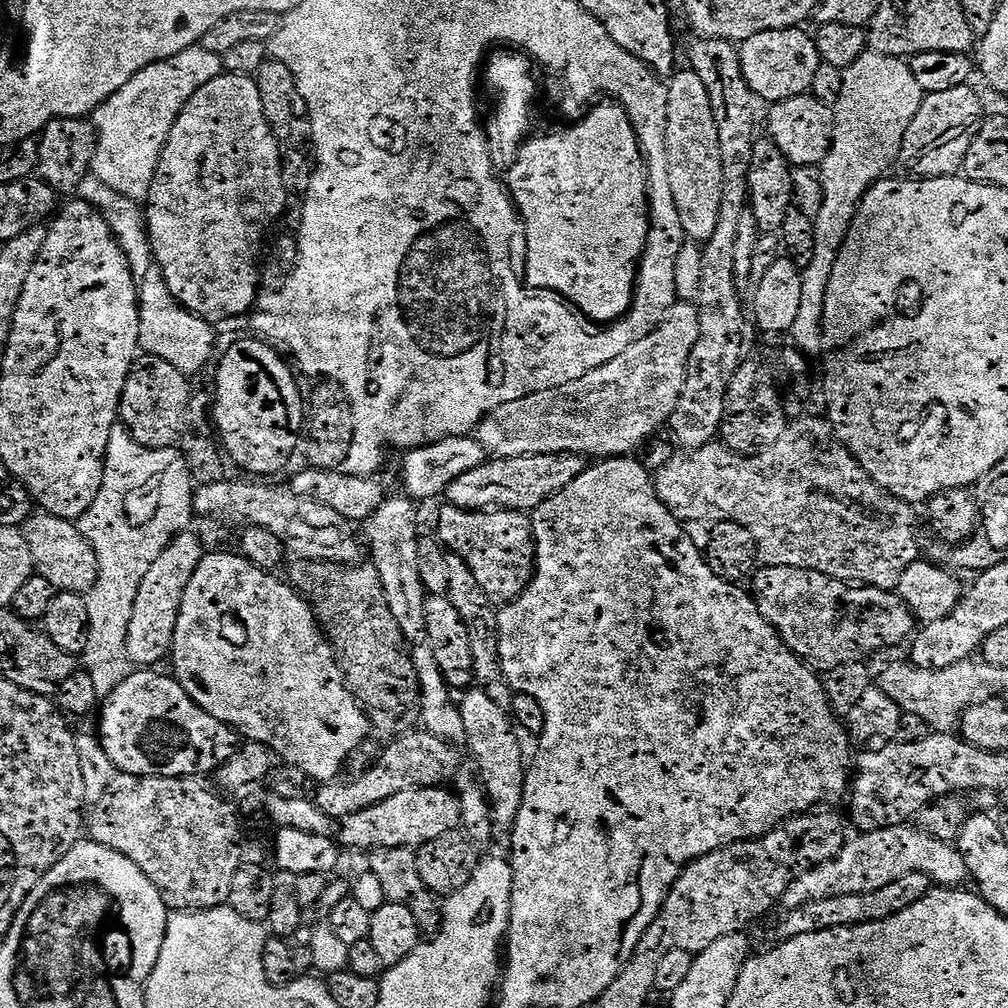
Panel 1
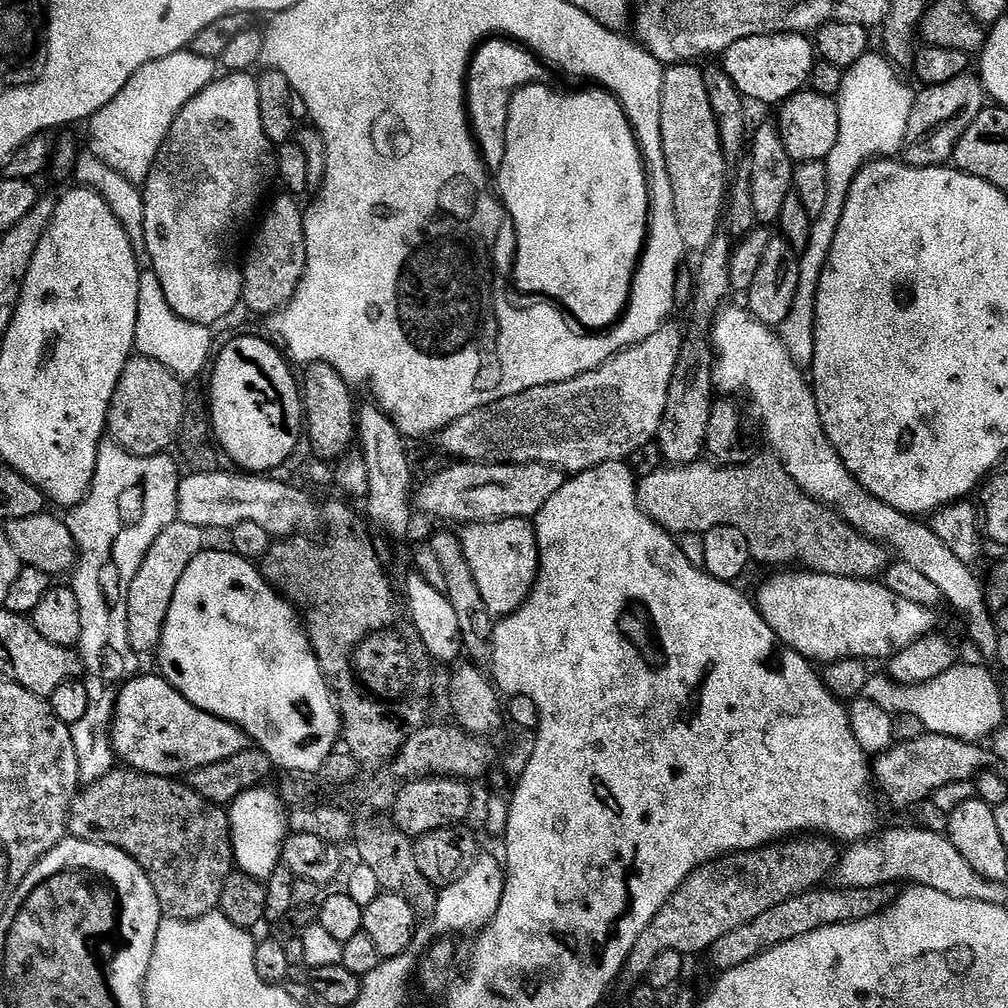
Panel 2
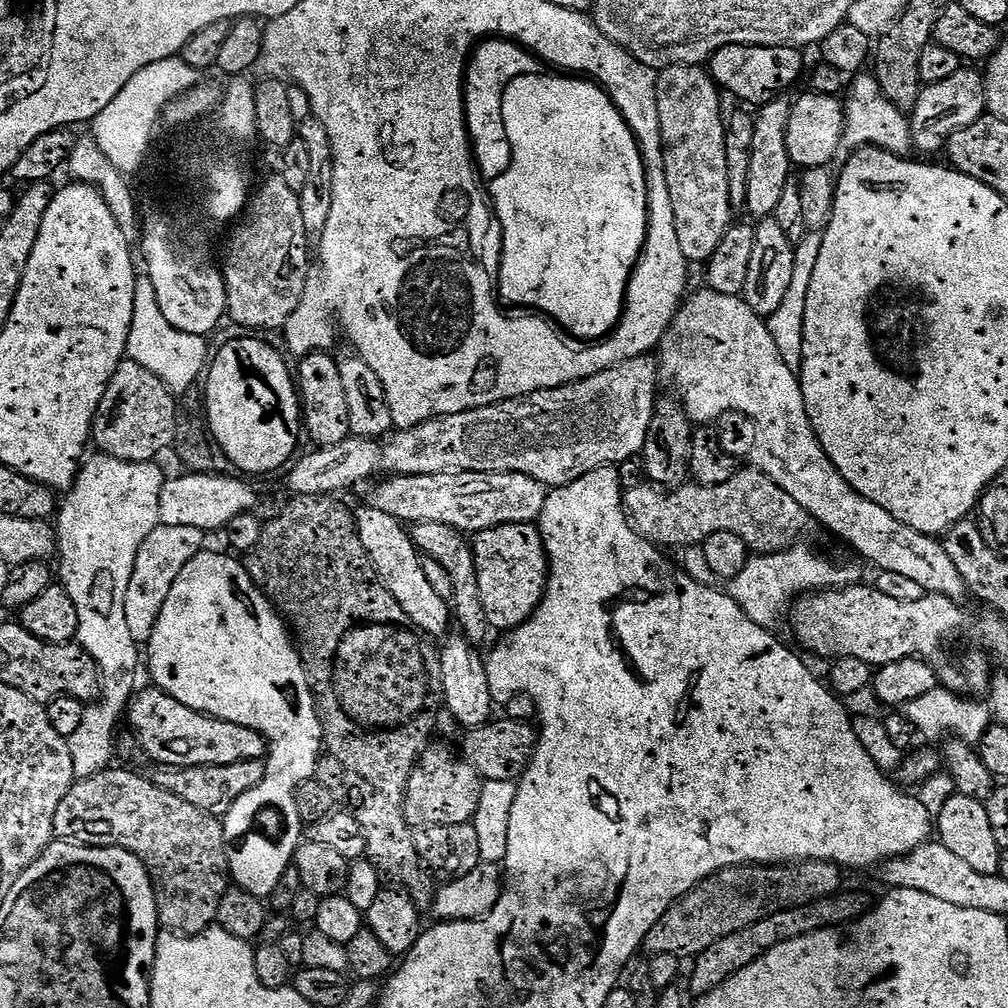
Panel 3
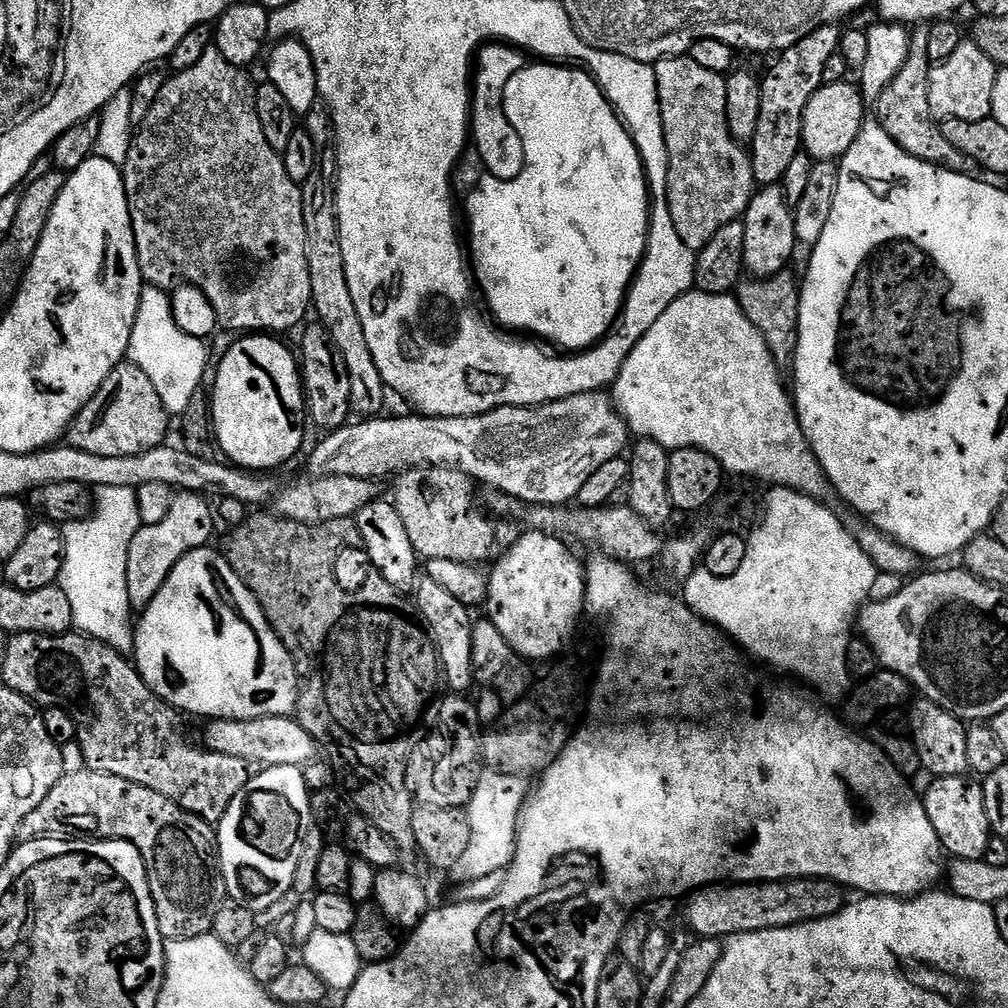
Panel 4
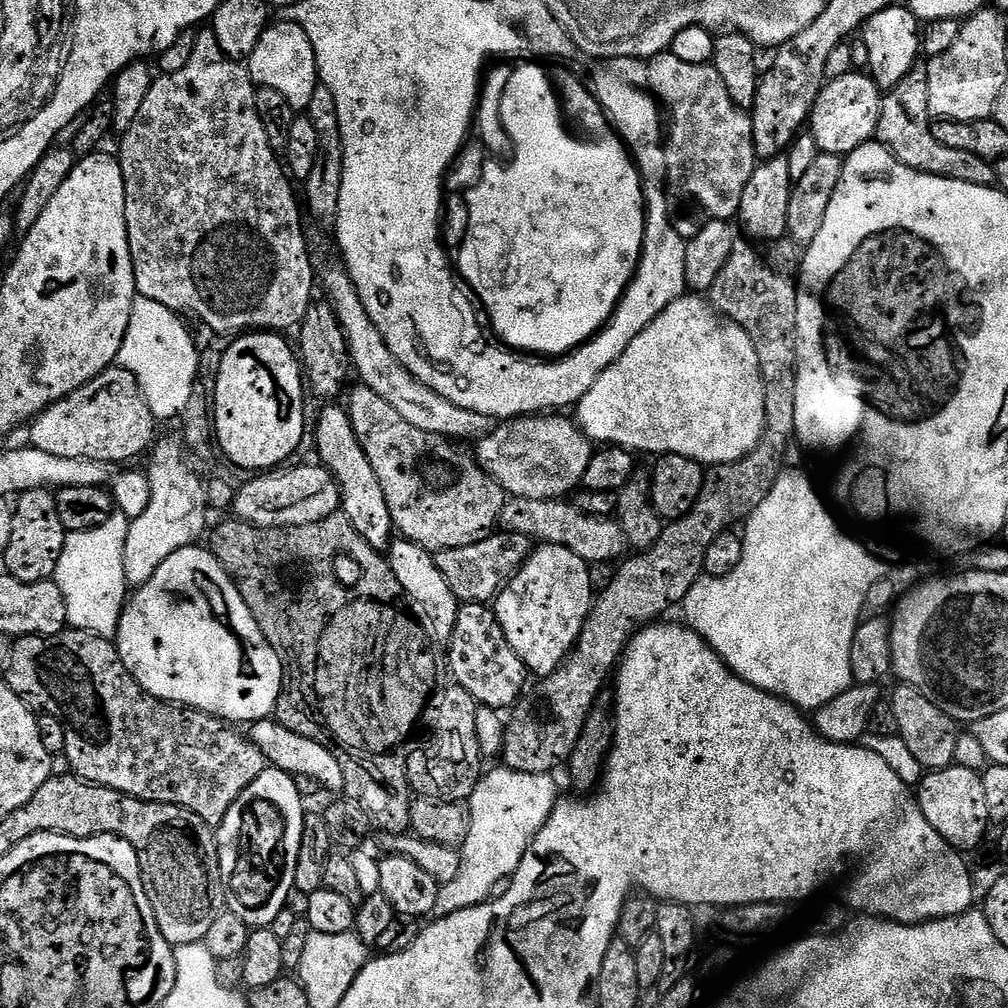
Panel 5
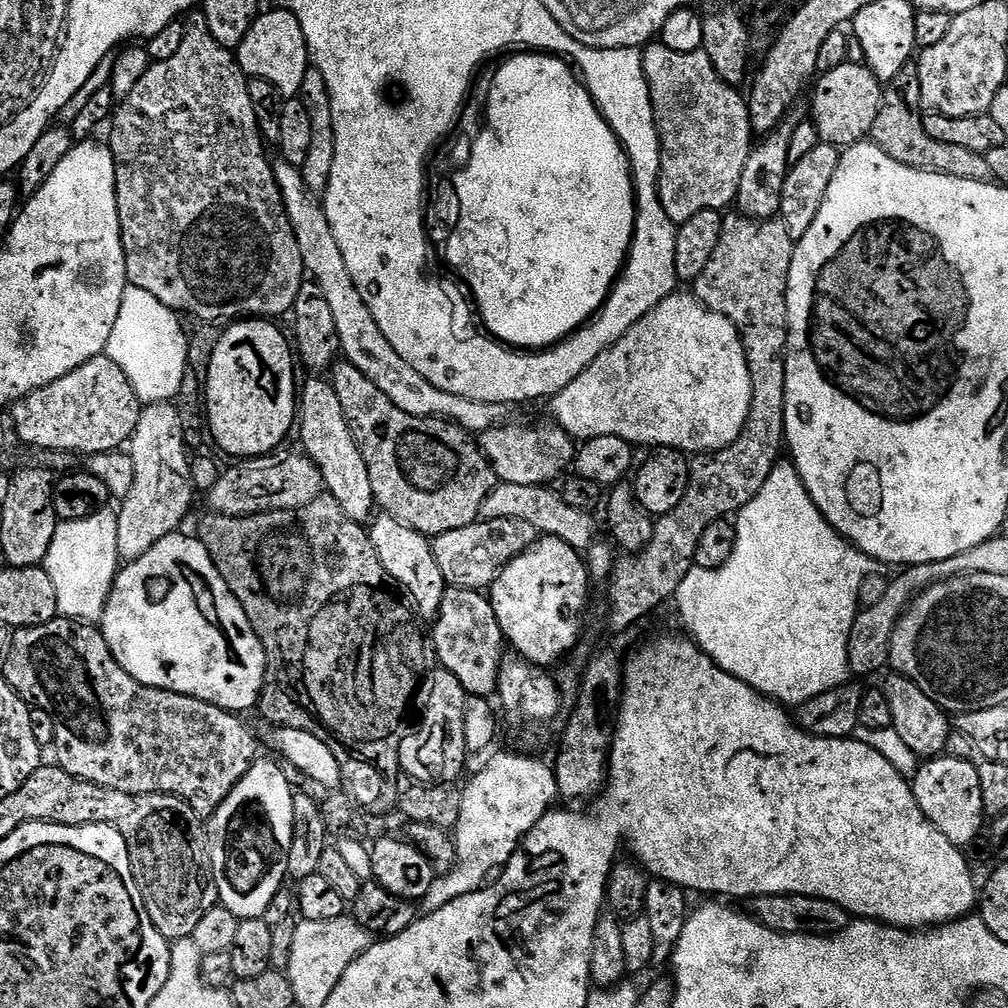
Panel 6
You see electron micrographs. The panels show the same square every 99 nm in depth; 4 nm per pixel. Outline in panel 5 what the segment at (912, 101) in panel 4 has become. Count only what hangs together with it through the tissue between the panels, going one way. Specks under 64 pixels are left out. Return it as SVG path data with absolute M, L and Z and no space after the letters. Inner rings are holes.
M913 70L883 97L880 121L876 127L876 136L879 143L883 144L889 152L894 153L898 158L898 162L902 162L919 172L925 172L931 176L950 178L958 182L986 184L989 186L996 184L996 170L989 161L978 158L966 150L954 150L954 146L942 146L942 142L938 142L938 138L934 138L932 125L933 121L928 114L928 81L923 71Z

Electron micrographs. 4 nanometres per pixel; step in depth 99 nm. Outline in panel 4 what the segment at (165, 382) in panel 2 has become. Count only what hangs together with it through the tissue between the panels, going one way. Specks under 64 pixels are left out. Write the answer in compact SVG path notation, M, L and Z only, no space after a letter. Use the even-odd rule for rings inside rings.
M125 362L119 364L102 382L102 386L86 402L86 406L72 420L66 433L66 444L69 448L77 448L86 454L94 454L102 458L130 458L134 454L146 454L146 450L154 450L165 443L168 436L170 417L166 406L162 406L162 398L158 398L158 390L154 390L154 382L142 374L137 364Z

